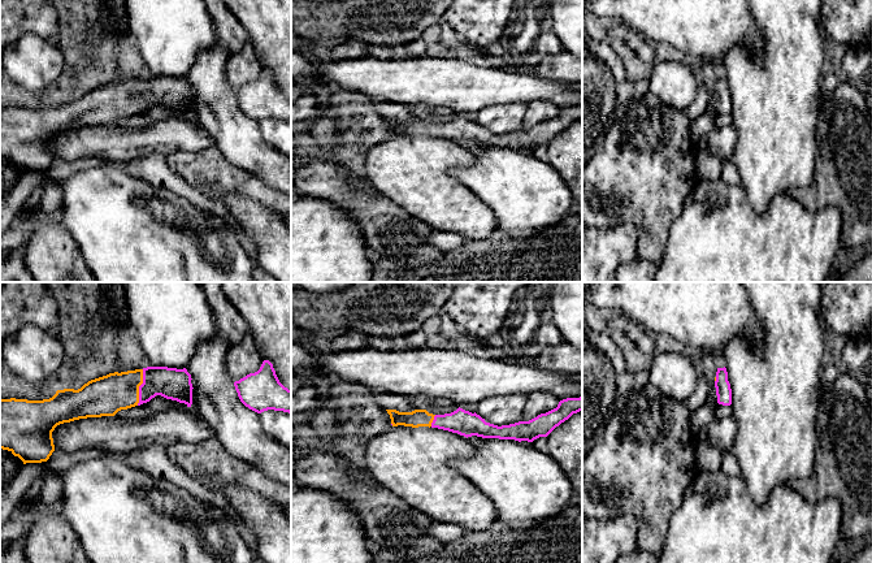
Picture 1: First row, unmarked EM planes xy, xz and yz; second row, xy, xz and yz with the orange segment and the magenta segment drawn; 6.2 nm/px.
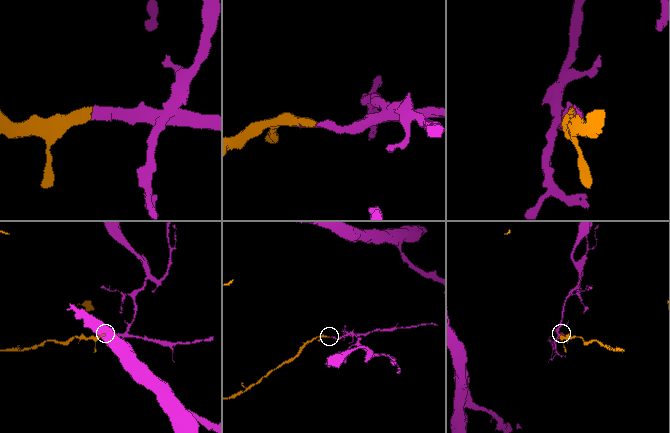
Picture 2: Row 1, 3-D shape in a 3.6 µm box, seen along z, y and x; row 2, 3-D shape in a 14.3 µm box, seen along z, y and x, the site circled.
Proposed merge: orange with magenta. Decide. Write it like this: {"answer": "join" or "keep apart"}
{"answer": "keep apart"}

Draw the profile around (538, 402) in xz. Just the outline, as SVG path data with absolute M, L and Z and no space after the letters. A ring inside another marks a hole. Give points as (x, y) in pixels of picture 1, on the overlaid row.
M534 391L528 395L528 400L524 407L521 421L529 421L541 413L546 413L559 404L559 398L551 393Z

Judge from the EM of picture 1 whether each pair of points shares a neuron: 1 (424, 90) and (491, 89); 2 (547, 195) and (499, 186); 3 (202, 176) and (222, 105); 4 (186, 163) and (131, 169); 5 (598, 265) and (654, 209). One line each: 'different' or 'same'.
1: same
2: same
3: different
4: different
5: different

